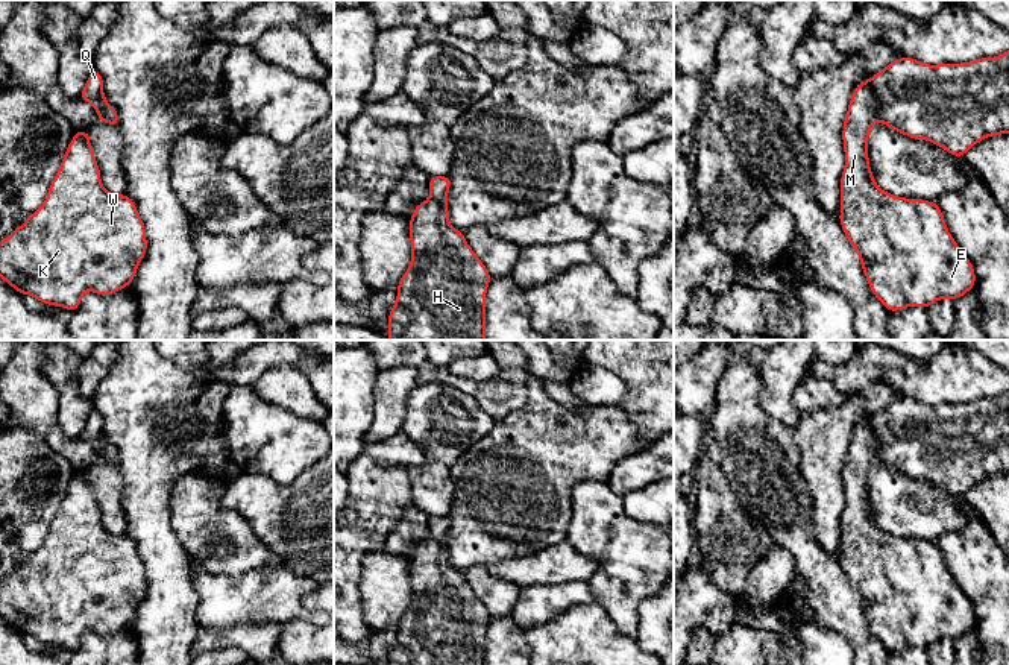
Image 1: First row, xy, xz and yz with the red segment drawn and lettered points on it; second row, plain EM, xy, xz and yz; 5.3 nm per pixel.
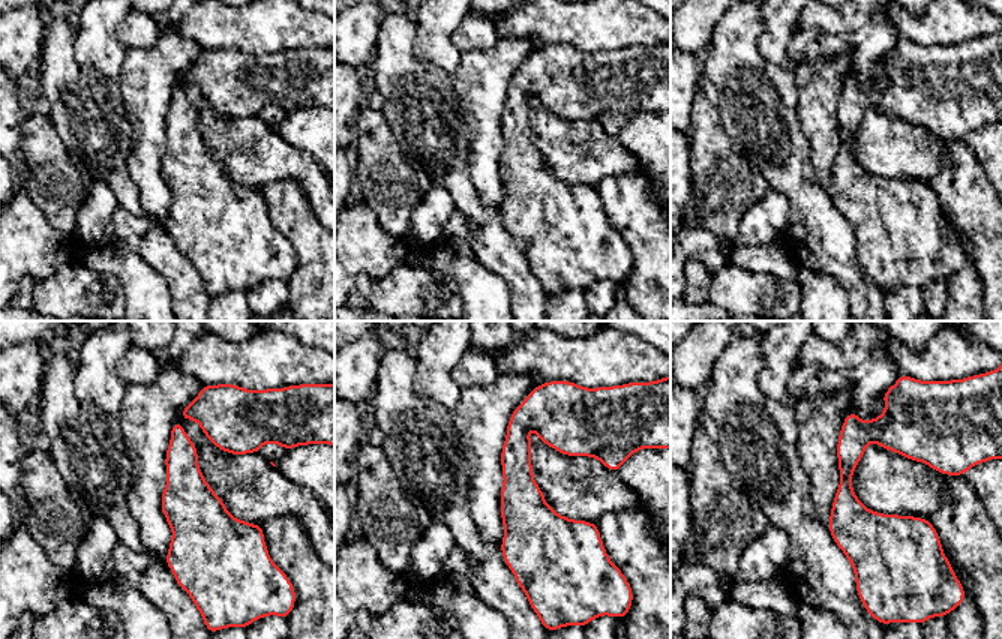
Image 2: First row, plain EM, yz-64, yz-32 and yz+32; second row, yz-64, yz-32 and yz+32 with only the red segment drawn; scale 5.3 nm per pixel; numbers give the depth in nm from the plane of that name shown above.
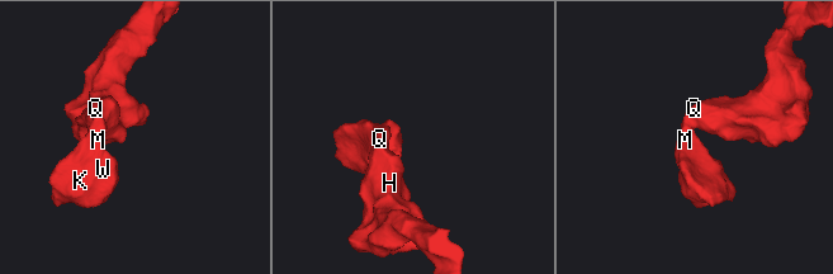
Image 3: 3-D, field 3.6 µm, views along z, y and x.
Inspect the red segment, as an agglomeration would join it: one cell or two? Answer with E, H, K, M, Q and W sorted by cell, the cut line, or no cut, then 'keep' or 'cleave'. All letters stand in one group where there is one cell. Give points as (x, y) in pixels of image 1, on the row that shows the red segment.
E H K M Q W | no cut | keep

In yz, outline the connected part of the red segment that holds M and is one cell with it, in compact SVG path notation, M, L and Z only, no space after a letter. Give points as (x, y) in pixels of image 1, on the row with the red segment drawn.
M1009 50L1000 56L960 64L929 65L910 56L897 58L854 88L845 114L842 129L845 165L841 175L839 223L859 255L871 292L889 313L906 307L929 308L944 298L956 301L976 285L974 266L948 232L936 202L897 197L875 184L868 156L868 138L875 121L912 140L932 141L959 158L988 137L1009 134Z

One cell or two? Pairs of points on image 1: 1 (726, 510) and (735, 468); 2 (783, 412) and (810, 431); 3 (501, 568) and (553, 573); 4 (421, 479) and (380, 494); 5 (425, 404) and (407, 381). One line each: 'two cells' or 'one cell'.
1: two cells
2: two cells
3: one cell
4: two cells
5: two cells

